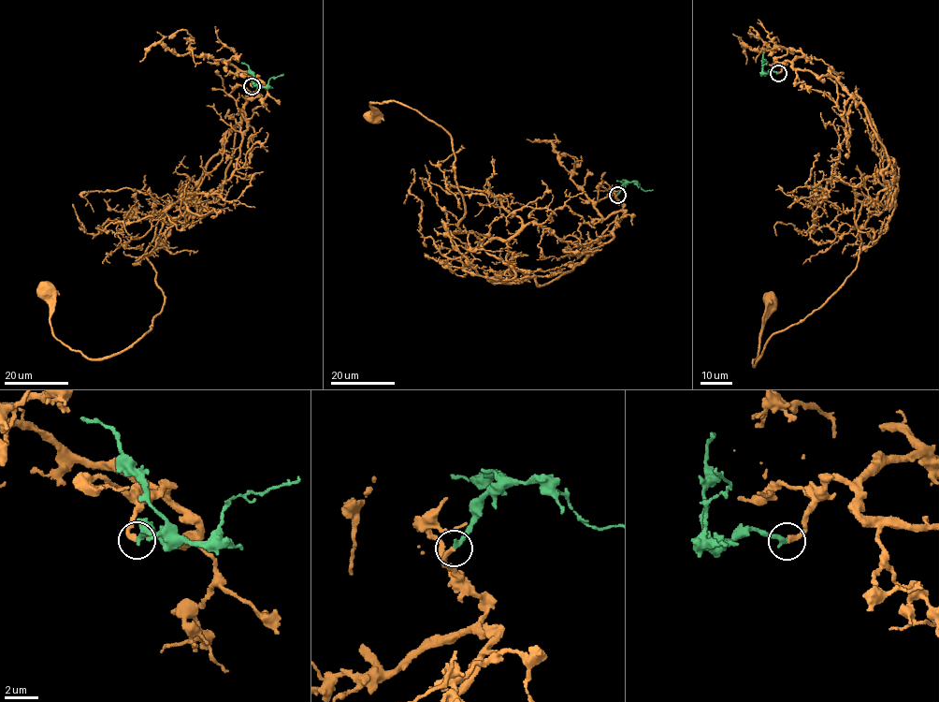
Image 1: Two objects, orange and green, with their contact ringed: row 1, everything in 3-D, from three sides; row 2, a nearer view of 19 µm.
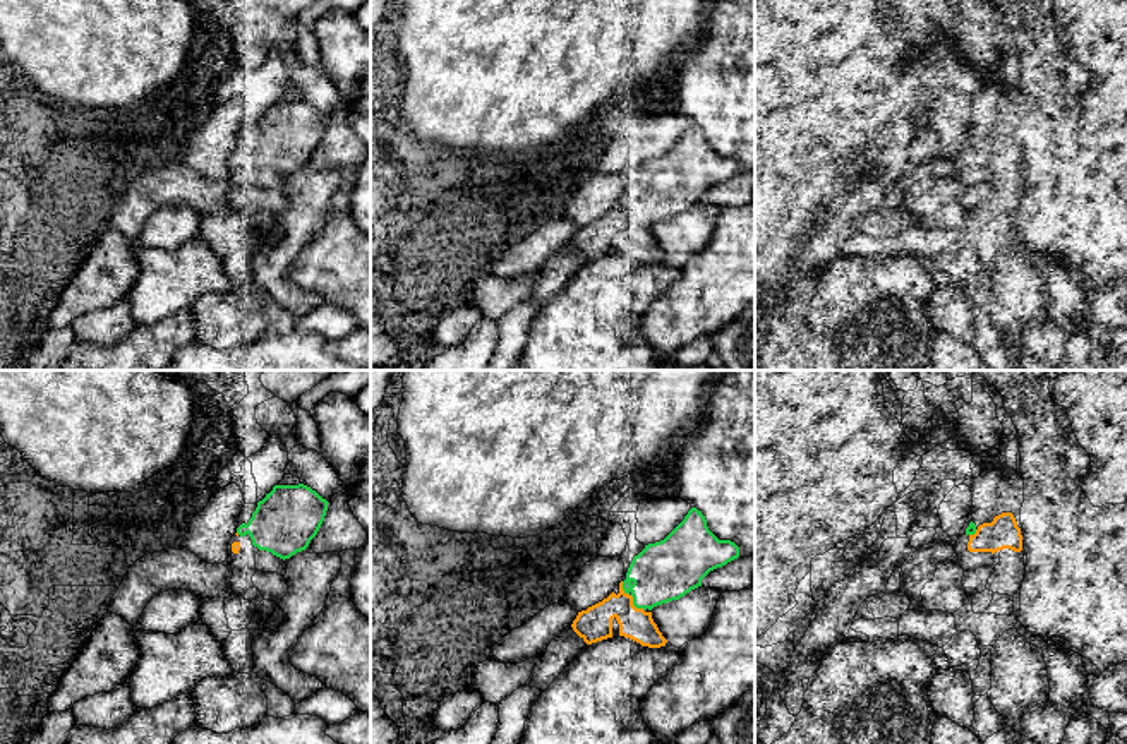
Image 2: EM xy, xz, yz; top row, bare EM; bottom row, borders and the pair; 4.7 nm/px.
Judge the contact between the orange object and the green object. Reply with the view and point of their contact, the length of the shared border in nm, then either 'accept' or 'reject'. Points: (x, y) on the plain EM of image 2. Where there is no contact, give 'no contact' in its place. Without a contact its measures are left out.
contact xz (632, 215); length 180 nm; accept

